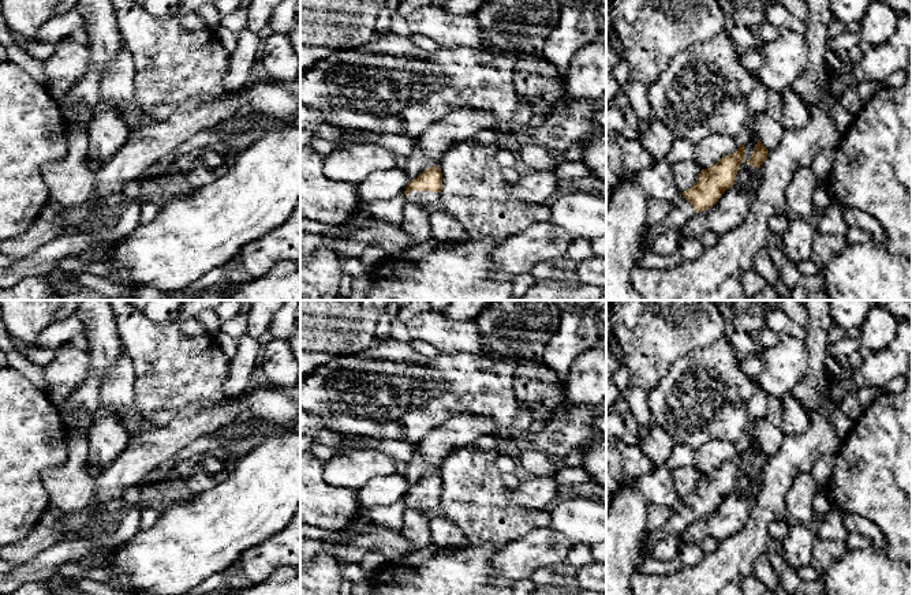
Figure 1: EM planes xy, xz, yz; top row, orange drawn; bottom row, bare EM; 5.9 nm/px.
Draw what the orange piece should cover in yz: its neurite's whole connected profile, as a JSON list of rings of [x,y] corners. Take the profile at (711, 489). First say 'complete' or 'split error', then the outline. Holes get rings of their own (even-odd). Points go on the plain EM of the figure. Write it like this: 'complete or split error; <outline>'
split error; [[[739,450],[733,460],[722,463],[707,475],[702,475],[696,489],[676,504],[676,510],[666,524],[655,531],[647,529],[642,540],[642,554],[651,555],[657,542],[670,535],[681,536],[695,519],[714,512],[722,499],[733,491],[739,472],[744,467],[744,457],[745,453]]]

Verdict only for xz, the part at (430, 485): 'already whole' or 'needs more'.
needs more

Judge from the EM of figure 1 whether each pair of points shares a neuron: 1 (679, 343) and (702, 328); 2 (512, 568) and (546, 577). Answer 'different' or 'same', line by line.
1: same
2: different

